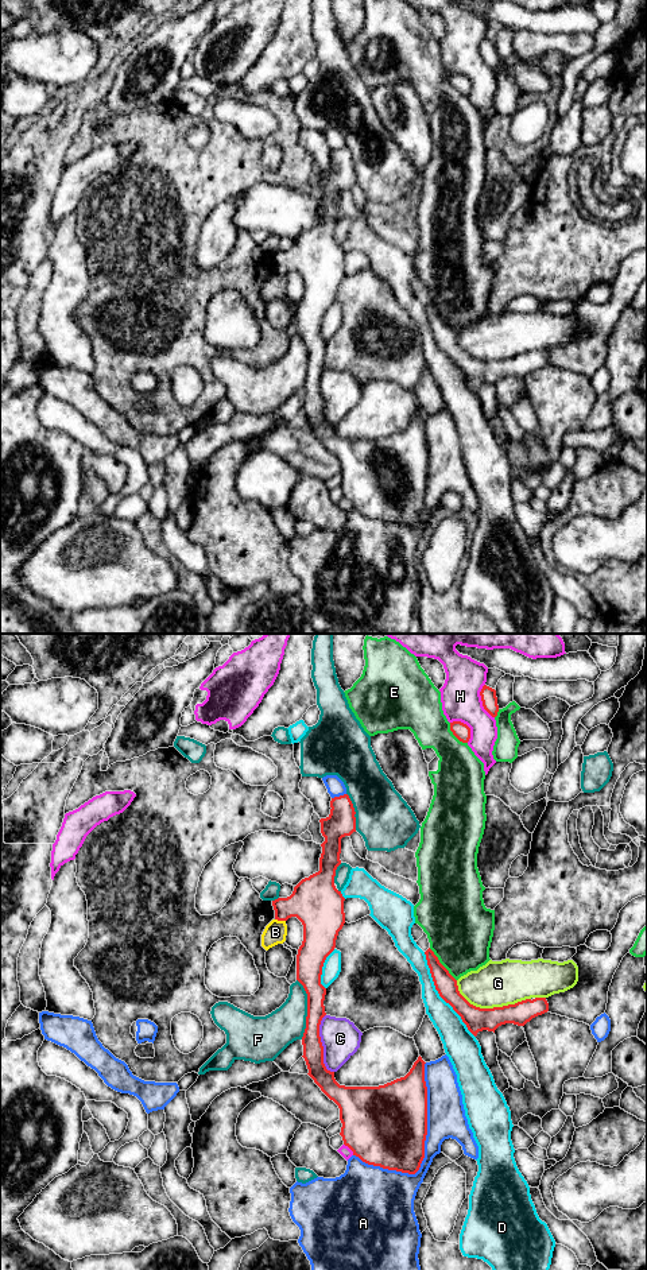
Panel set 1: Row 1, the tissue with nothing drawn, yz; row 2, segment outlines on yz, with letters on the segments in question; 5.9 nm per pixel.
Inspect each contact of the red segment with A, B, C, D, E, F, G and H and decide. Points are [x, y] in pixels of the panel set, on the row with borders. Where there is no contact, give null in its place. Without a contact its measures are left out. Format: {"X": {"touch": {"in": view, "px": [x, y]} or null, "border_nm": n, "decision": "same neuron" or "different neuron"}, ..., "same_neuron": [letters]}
{"A": {"touch": {"in": "yz", "px": [423, 1143]}, "border_nm": 700, "decision": "different neuron"}, "B": {"touch": {"in": "yz", "px": [281, 920]}, "border_nm": 70, "decision": "different neuron"}, "C": {"touch": {"in": "yz", "px": [321, 1045]}, "border_nm": 360, "decision": "different neuron"}, "D": {"touch": {"in": "yz", "px": [440, 995]}, "border_nm": 600, "decision": "different neuron"}, "E": {"touch": {"in": "yz", "px": [441, 964]}, "border_nm": 260, "decision": "different neuron"}, "F": {"touch": {"in": "yz", "px": [307, 1009]}, "border_nm": 360, "decision": "different neuron"}, "G": {"touch": {"in": "yz", "px": [489, 1009]}, "border_nm": 460, "decision": "different neuron"}, "H": {"touch": {"in": "yz", "px": [481, 700]}, "border_nm": 220, "decision": "different neuron"}, "same_neuron": []}

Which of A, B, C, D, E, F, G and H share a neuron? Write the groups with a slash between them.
A / B / C / D / E / F / G / H

